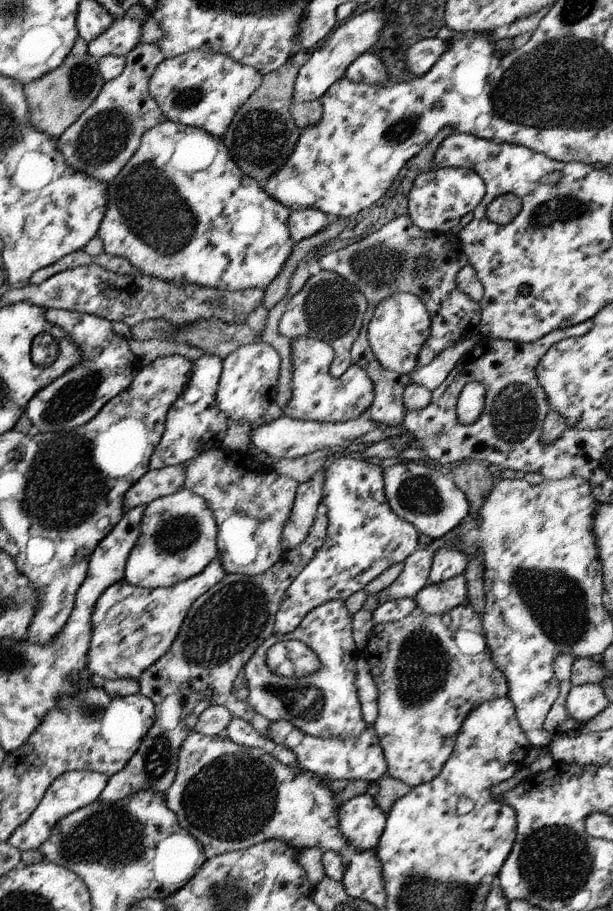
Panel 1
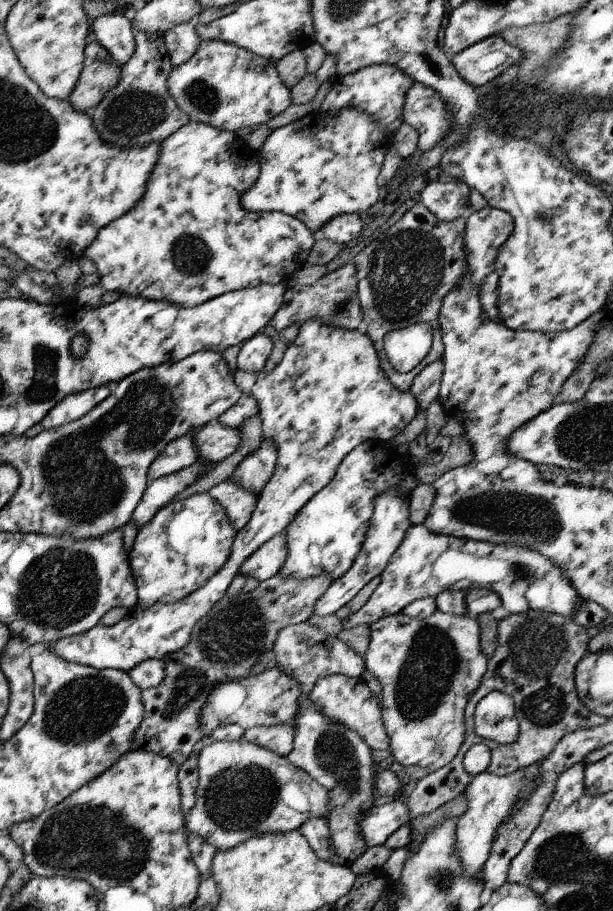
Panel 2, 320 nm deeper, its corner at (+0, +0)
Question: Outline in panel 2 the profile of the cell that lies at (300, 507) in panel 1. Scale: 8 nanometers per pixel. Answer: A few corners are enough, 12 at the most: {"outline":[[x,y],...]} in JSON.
{"outline":[[285,532],[264,543],[238,575],[265,581],[287,555]]}

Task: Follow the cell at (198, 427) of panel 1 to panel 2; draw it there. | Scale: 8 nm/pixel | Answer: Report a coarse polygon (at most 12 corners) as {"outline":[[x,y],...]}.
{"outline":[[194,434],[167,444],[151,464],[150,481],[180,472],[200,458]]}

